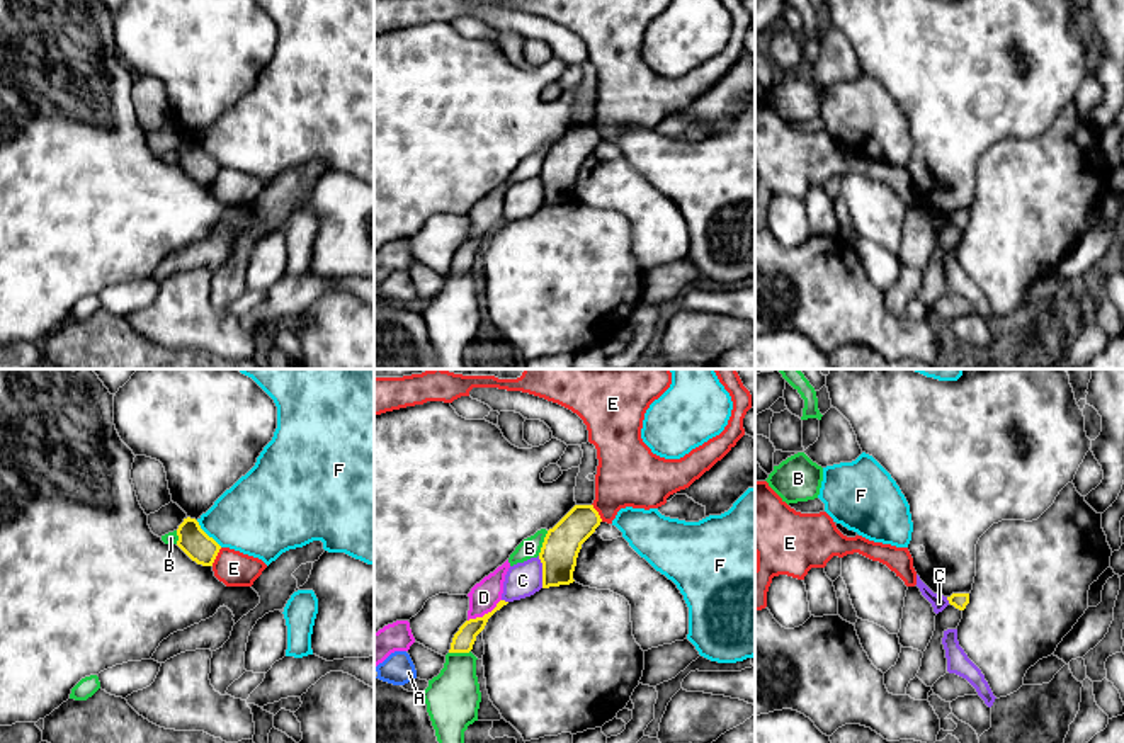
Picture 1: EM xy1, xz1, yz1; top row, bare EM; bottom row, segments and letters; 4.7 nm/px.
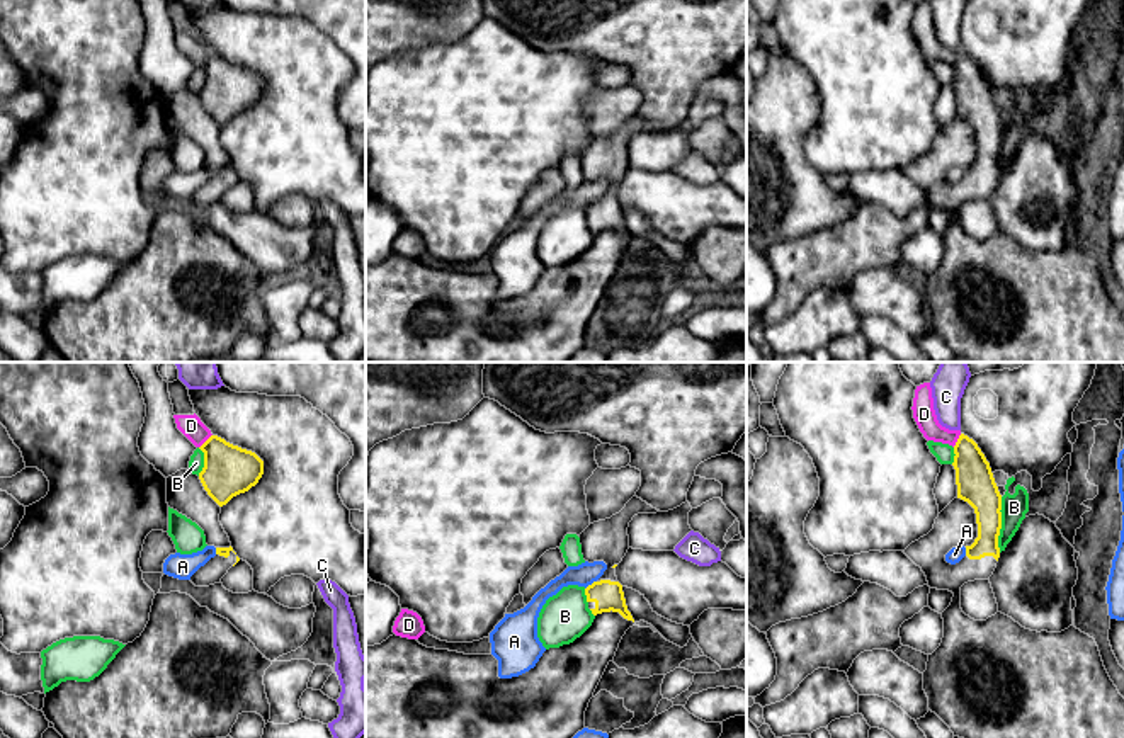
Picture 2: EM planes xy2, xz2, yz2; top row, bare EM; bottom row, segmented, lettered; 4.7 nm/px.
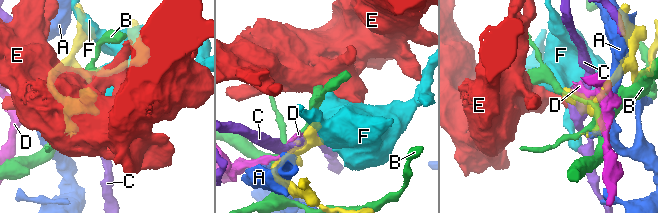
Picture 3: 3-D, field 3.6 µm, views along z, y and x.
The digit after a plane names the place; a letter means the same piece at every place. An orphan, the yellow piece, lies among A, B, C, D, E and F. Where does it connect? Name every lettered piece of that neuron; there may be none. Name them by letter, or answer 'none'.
none

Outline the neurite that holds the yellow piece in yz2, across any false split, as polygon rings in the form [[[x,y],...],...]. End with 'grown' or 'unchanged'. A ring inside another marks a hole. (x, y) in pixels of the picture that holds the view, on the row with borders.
[[[961,434],[954,454],[957,497],[939,514],[934,529],[903,551],[922,568],[930,588],[954,593],[951,605],[942,612],[942,643],[928,655],[923,672],[928,709],[959,738],[1124,738],[1124,697],[1110,680],[1093,638],[1075,626],[1061,633],[1037,633],[1022,627],[1002,612],[986,621],[974,621],[962,612],[961,587],[974,580],[990,580],[996,568],[1002,495],[990,463],[973,439]],[[959,546],[966,548],[966,556],[956,565],[947,563],[945,554]]]; grown

